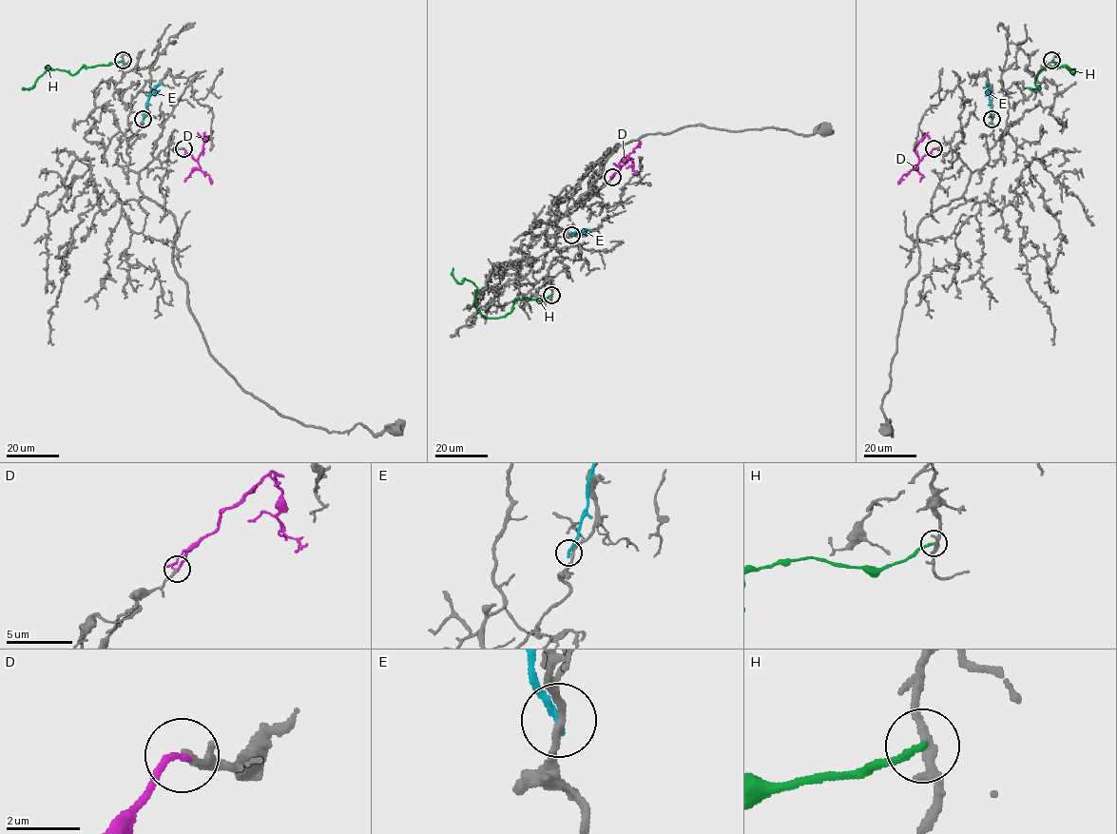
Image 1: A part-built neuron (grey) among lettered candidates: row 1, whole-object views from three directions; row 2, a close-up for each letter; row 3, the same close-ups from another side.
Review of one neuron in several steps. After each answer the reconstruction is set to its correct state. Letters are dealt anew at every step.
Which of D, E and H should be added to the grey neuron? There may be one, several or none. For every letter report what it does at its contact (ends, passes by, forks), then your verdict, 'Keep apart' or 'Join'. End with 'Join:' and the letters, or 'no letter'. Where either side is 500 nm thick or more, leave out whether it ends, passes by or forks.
D: It ends there. Join
E: It ends there. Keep apart
H: It ends there. Keep apart
Join: D

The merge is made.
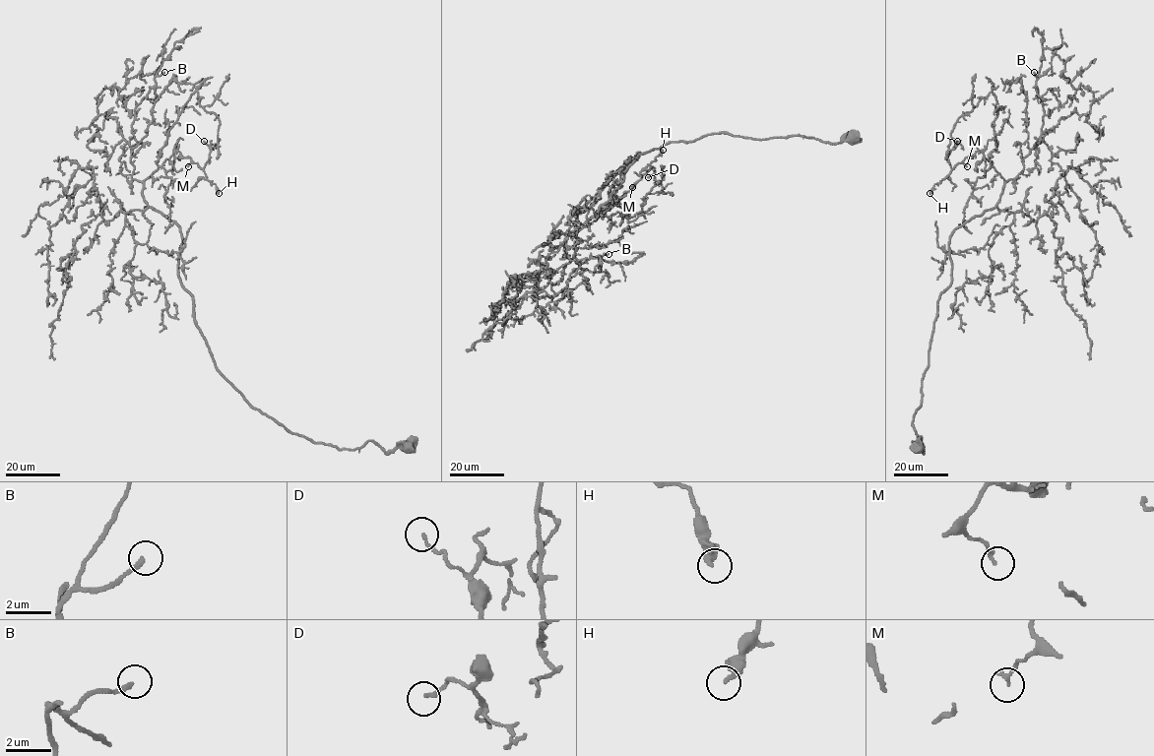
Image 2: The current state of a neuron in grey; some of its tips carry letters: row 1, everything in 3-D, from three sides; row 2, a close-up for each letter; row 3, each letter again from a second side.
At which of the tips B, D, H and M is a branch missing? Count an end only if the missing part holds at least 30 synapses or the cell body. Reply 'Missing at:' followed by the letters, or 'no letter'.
Missing at: B

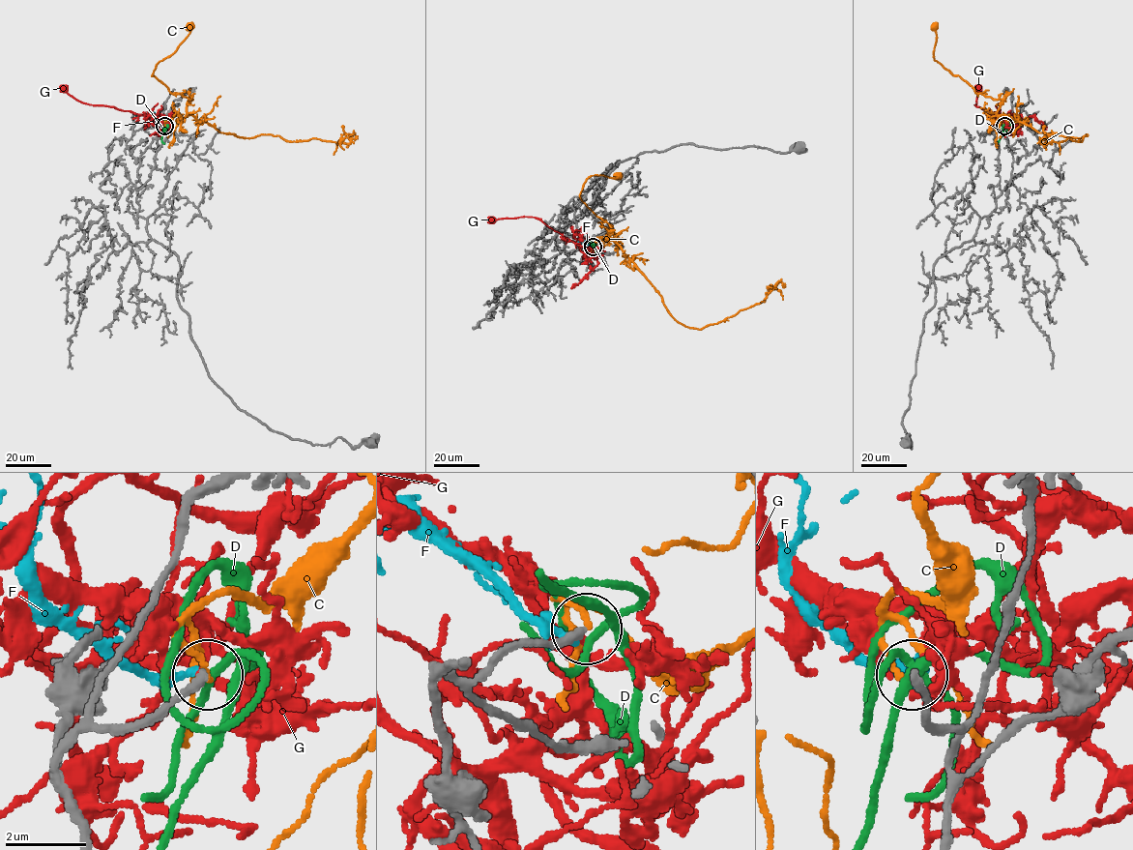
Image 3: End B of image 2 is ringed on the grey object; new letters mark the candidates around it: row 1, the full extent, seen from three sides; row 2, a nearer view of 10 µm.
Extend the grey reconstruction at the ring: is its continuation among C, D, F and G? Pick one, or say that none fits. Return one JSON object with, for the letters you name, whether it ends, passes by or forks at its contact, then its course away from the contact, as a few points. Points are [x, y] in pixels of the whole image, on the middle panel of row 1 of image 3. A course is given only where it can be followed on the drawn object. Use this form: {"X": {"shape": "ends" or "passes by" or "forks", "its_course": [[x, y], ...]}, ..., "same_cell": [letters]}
{"same_cell": []}

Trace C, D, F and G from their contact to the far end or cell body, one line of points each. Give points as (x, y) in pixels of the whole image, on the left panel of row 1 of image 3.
C: (165, 126), (179, 113), (182, 119), (186, 114), (190, 99), (172, 94), (152, 75), (188, 35), (189, 26)
D: (165, 126), (161, 139), (164, 144)
F: (164, 126), (150, 114)
G: (164, 126), (157, 125), (148, 117), (129, 110), (81, 102), (65, 88)

